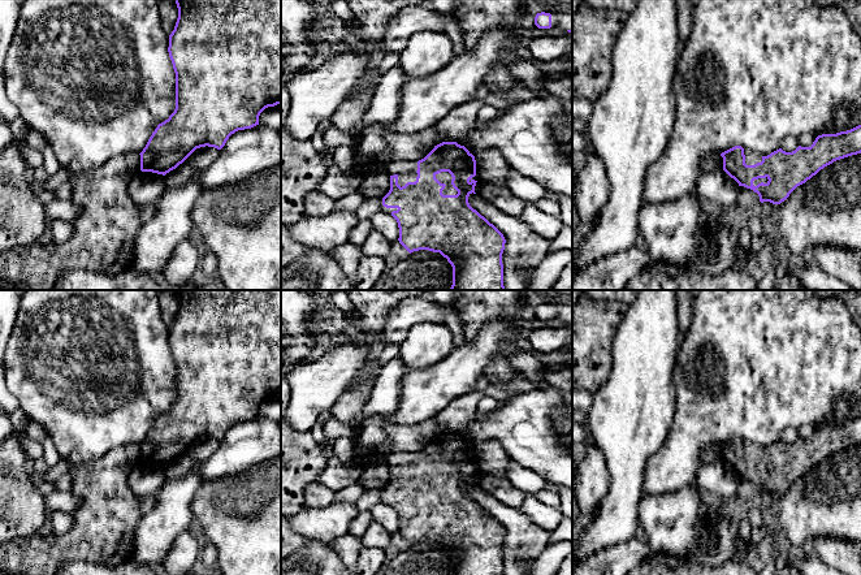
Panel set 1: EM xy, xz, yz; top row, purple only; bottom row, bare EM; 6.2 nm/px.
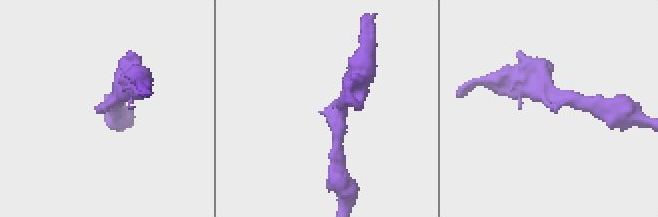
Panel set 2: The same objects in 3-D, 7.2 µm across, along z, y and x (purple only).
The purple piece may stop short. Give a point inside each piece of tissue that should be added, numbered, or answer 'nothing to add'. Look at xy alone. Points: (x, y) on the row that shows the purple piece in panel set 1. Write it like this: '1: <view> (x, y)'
nothing to add

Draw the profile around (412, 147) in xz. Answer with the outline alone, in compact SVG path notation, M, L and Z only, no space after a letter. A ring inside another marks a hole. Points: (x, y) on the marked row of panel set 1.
M429 127L416 134L386 133L385 140L391 161L419 161L434 148L441 138L434 127Z

